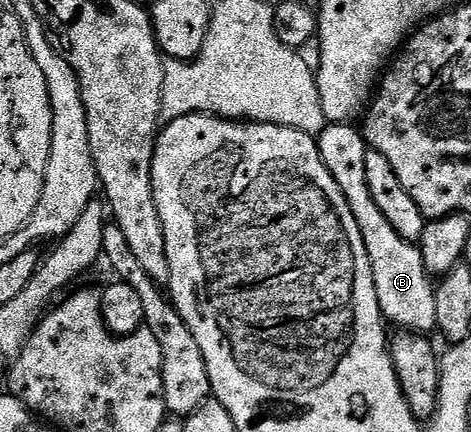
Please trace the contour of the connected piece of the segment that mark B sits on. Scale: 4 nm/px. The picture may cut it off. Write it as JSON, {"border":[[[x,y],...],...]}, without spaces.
{"border":[[[353,123],[326,124],[325,130],[317,137],[317,146],[327,171],[331,171],[335,183],[339,183],[339,191],[343,191],[347,199],[347,207],[351,207],[351,215],[355,215],[355,223],[359,223],[363,247],[367,247],[367,259],[371,263],[375,295],[379,299],[382,318],[390,326],[398,325],[396,328],[401,331],[432,334],[437,327],[435,319],[437,291],[434,278],[423,263],[420,248],[414,242],[403,239],[391,227],[391,223],[387,223],[383,211],[375,207],[375,199],[371,199],[371,190],[367,188],[366,170],[369,149],[362,130]]]}

